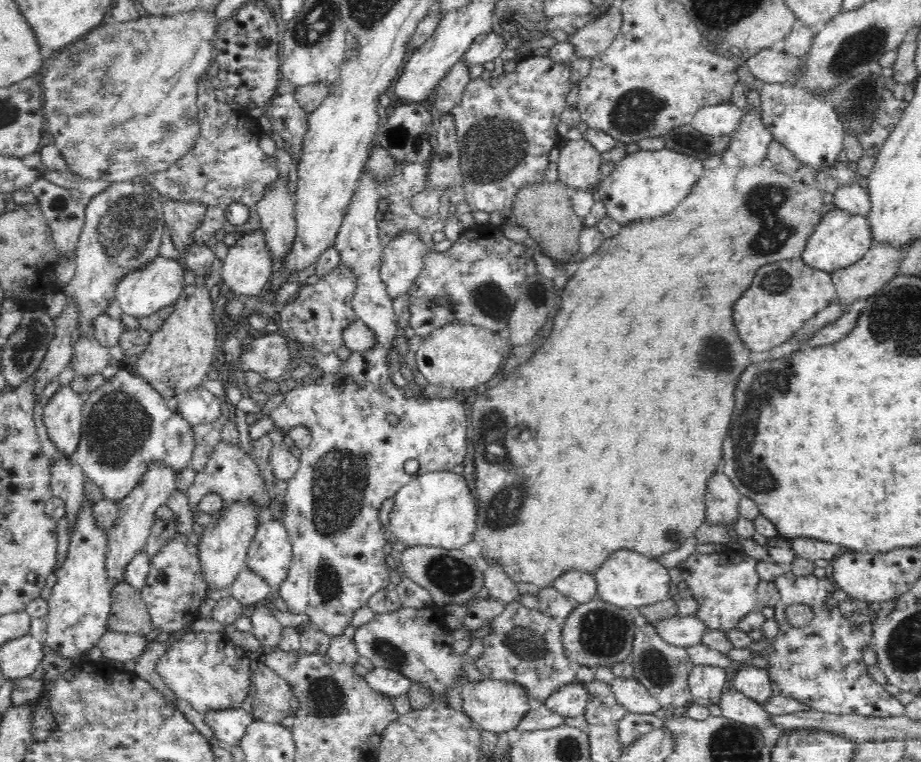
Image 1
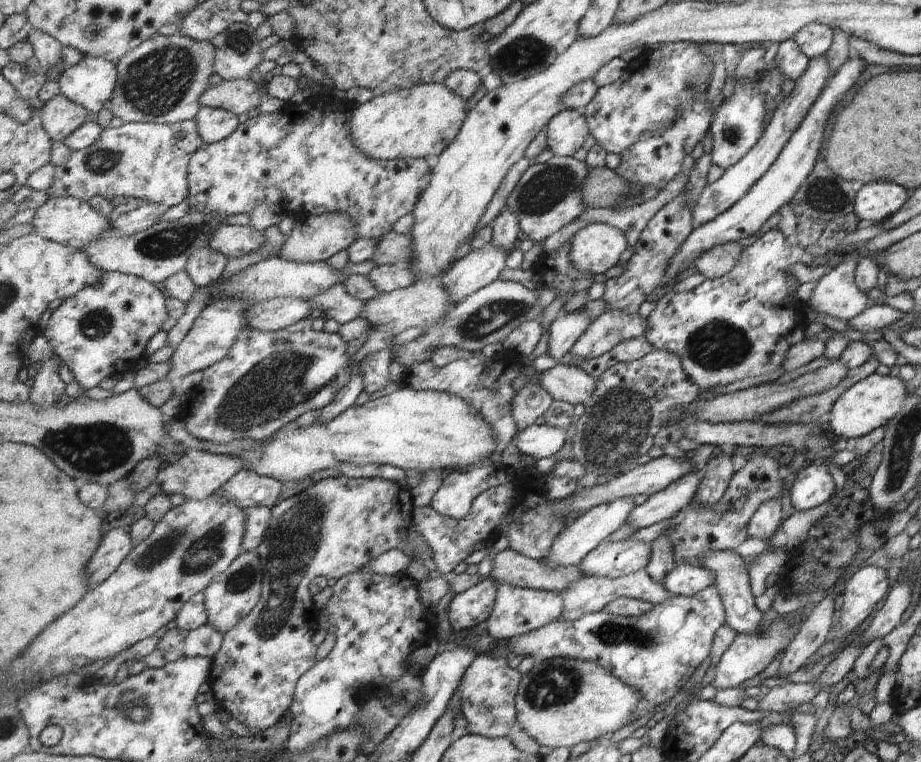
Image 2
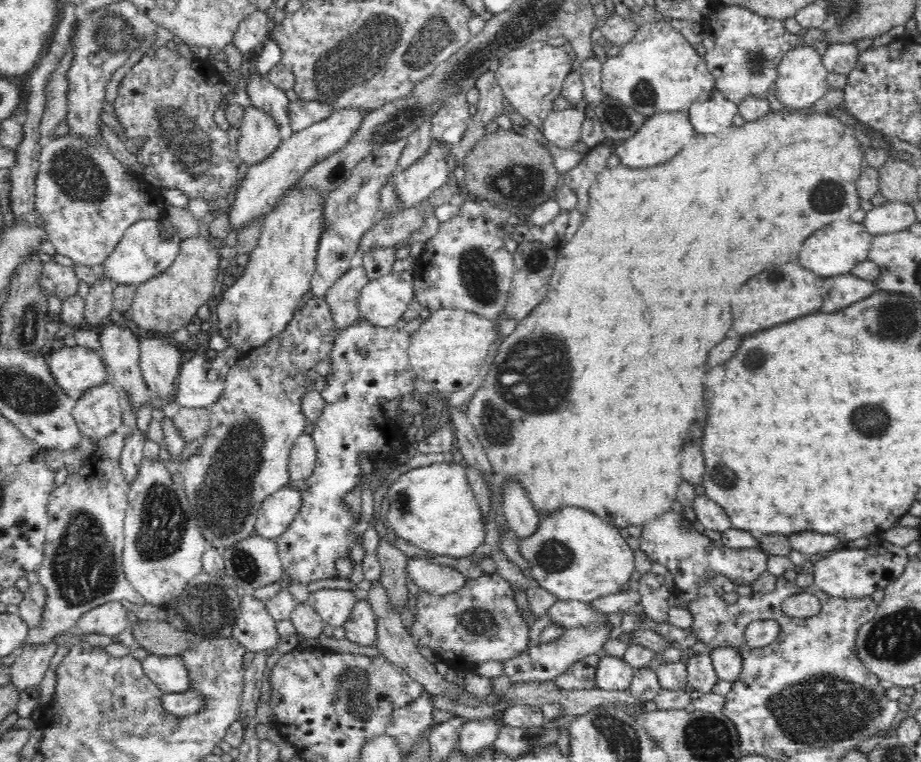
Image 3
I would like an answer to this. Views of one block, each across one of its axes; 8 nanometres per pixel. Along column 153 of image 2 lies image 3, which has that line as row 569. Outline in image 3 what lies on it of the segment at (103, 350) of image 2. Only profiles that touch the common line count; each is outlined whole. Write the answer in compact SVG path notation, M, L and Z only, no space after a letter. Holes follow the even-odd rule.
M360 317L344 330L339 330L338 336L328 358L332 361L330 372L326 374L327 384L321 393L324 397L324 408L320 418L315 422L312 438L317 452L316 464L310 478L306 478L308 490L302 490L302 507L296 514L294 521L290 524L282 536L275 540L278 545L279 558L283 565L284 577L289 579L288 584L302 582L310 584L316 580L336 577L336 560L340 556L348 556L348 552L356 542L364 542L364 538L354 534L350 526L356 524L352 512L344 504L344 496L358 486L362 480L362 470L358 464L360 456L368 456L372 461L388 460L388 465L395 467L394 459L408 448L405 432L394 432L398 429L394 419L386 419L380 400L382 398L400 398L405 394L415 392L417 389L417 372L409 361L410 333L396 326L390 328L378 327L367 318Z

